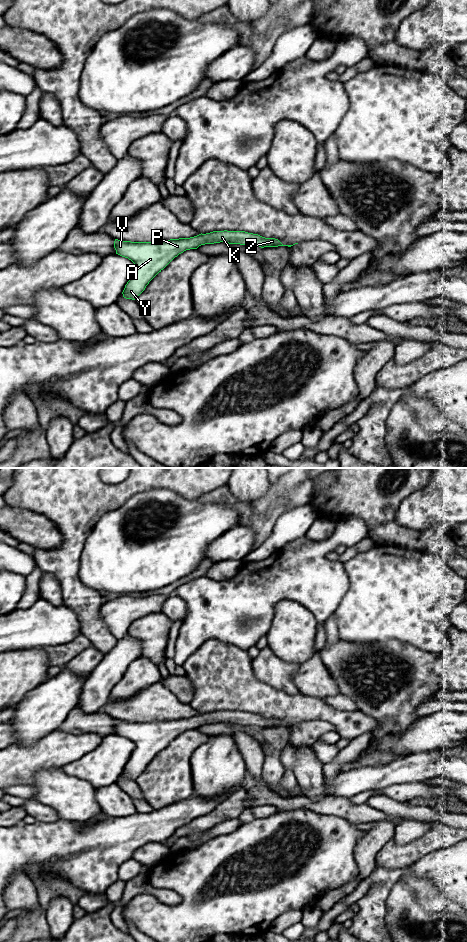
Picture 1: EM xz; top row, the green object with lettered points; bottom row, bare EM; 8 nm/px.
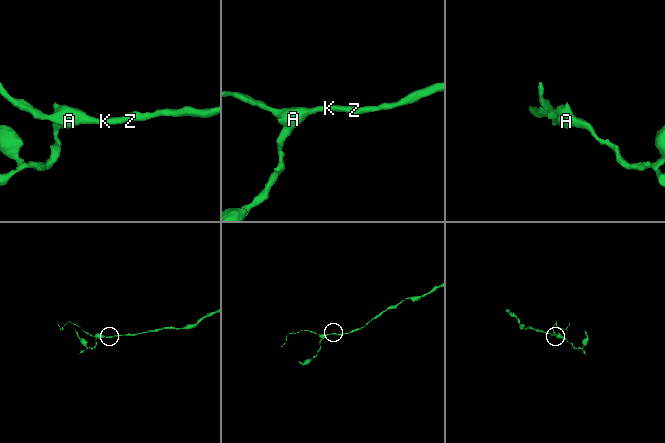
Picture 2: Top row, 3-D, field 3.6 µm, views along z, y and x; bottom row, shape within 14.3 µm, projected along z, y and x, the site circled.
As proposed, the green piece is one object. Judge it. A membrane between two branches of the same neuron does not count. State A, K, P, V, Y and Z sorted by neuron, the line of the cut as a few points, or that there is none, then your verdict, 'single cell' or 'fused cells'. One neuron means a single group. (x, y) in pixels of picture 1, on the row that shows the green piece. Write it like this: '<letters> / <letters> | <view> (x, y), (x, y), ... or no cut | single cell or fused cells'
A K P V Y Z | no cut | single cell

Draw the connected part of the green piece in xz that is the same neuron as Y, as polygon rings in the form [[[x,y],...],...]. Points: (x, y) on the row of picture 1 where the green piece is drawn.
[[[213,231],[206,234],[199,234],[190,238],[179,238],[170,240],[156,240],[151,242],[131,242],[115,239],[114,248],[116,254],[128,258],[131,260],[135,268],[133,273],[125,285],[122,292],[123,297],[126,299],[135,300],[146,288],[149,282],[161,272],[175,257],[183,253],[186,250],[197,249],[201,245],[214,244],[225,242],[229,244],[240,244],[240,245],[257,245],[261,248],[264,247],[278,247],[278,246],[288,246],[293,245],[283,245],[278,239],[275,238],[265,238],[258,234],[248,233],[245,231]]]

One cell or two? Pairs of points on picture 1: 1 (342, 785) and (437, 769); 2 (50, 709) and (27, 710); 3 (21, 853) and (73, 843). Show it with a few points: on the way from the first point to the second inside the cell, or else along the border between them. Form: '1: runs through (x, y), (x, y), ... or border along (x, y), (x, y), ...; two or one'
1: runs through (366, 778), (381, 777), (404, 769), (413, 769); one
2: runs through (44, 709), (33, 710); one
3: runs through (34, 844), (60, 844); one

